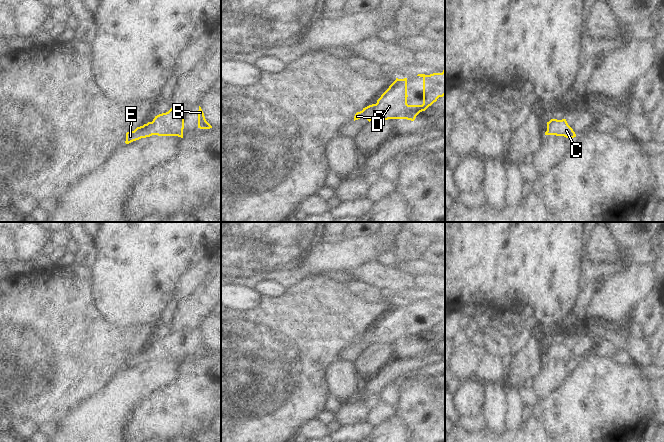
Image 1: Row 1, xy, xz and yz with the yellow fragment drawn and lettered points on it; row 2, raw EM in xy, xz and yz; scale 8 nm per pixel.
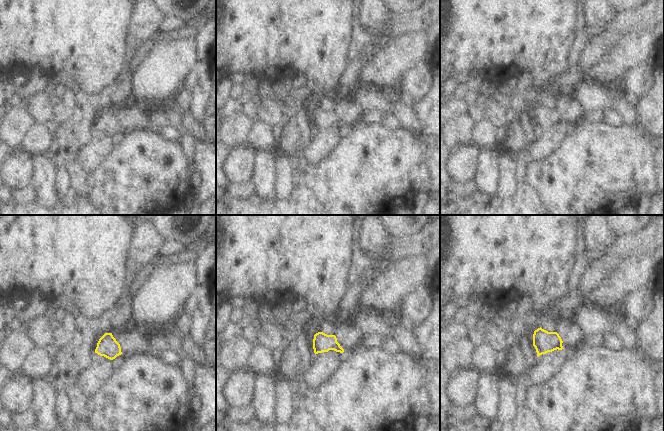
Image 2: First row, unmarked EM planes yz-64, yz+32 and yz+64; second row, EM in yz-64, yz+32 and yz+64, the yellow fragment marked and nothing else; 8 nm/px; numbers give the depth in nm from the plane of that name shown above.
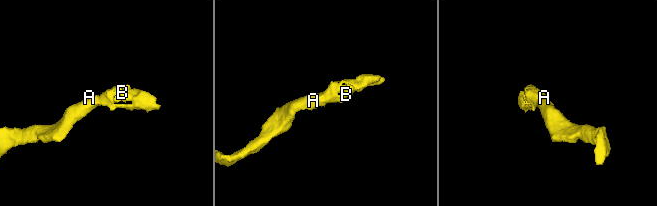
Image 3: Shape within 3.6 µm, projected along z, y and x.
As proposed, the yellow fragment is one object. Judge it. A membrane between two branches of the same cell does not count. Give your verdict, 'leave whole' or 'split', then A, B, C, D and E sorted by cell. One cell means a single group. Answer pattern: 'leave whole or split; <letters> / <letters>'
leave whole; A B C D E

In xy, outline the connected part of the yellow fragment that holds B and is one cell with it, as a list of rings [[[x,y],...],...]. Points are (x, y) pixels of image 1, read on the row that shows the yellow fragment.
[[[199,106],[199,110],[198,110],[198,128],[200,128],[200,129],[212,128],[212,126],[206,121],[204,113],[200,106]]]

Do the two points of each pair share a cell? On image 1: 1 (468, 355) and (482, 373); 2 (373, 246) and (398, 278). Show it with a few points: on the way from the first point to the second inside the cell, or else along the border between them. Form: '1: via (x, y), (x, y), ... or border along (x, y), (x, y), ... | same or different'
1: border along (485, 352), (474, 376) | different
2: border along (375, 259), (366, 261), (353, 268) | different

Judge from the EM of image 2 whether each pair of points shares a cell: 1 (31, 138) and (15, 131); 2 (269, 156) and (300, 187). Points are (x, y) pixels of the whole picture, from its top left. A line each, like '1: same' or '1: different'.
1: different
2: different

